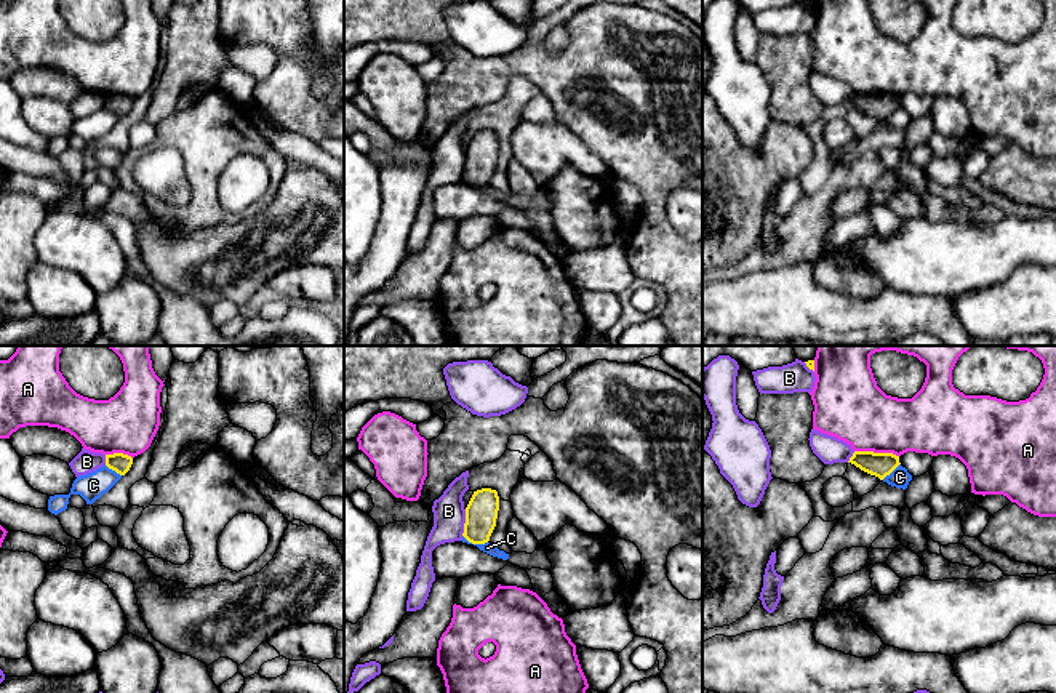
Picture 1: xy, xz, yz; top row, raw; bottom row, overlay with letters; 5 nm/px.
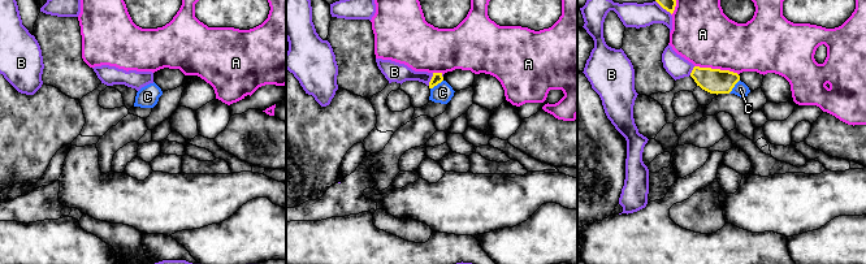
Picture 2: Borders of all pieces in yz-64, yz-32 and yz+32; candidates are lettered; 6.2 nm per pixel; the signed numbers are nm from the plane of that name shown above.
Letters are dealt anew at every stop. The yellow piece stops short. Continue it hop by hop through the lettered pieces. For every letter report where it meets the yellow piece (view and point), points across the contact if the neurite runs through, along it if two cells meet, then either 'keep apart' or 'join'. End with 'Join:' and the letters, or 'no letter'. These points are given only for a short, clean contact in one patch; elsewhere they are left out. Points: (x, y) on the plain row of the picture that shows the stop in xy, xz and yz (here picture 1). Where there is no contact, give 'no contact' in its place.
A: contact yz (877, 95); keep apart
B: contact xz (466, 164); keep apart
C: contact xz (476, 184); border xz (463, 176), (472, 184), (487, 184); keep apart
Join: no letter

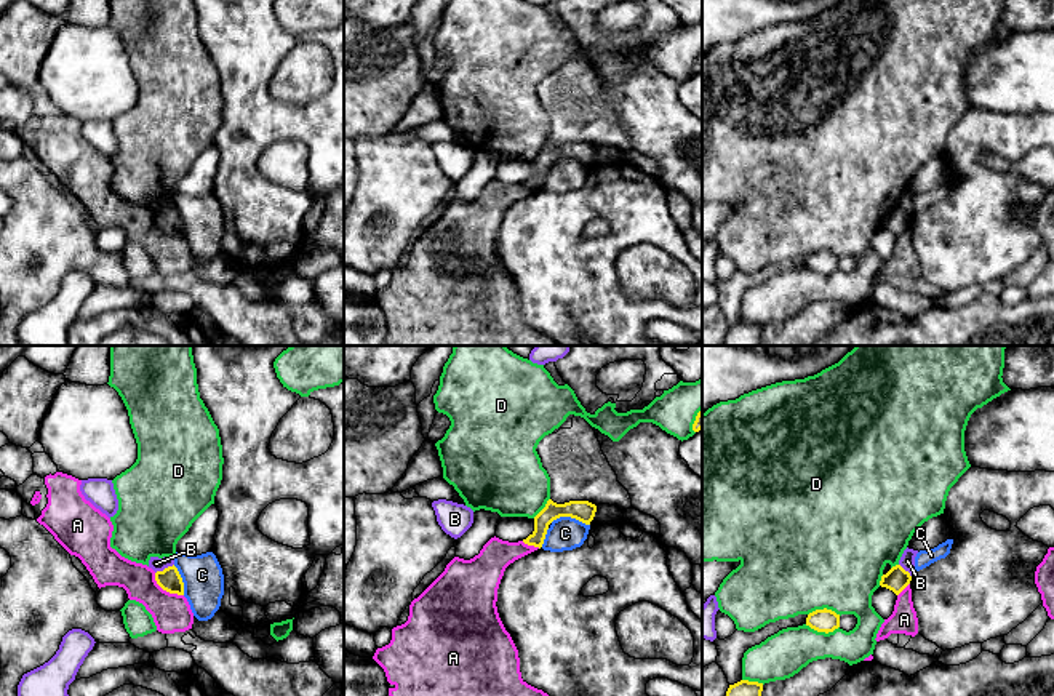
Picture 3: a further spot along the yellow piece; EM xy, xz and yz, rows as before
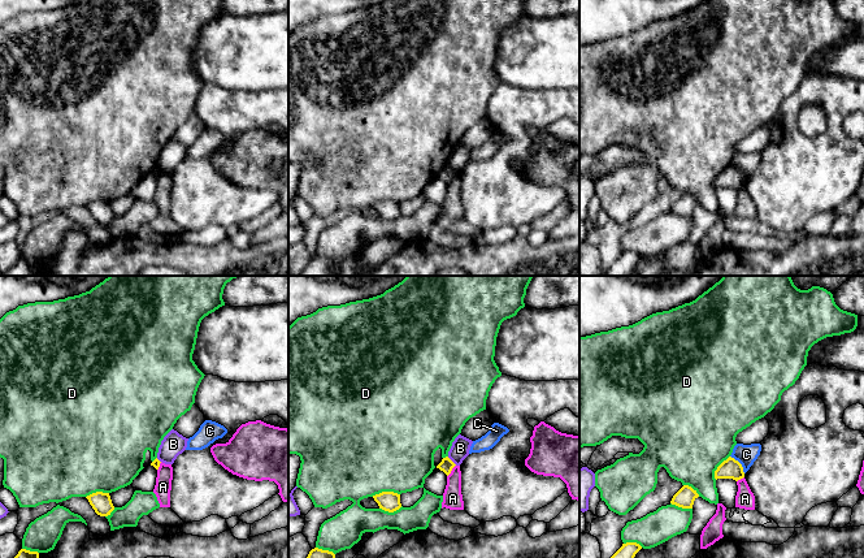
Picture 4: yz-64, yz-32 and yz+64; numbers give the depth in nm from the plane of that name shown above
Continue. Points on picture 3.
A: contact xy (165, 231); keep apart
B: contact xy (165, 210); border xy (173, 205), (155, 215); keep apart
C: contact xz (570, 157); keep apart
D: contact yz (822, 272); keep apart
Join: no letter

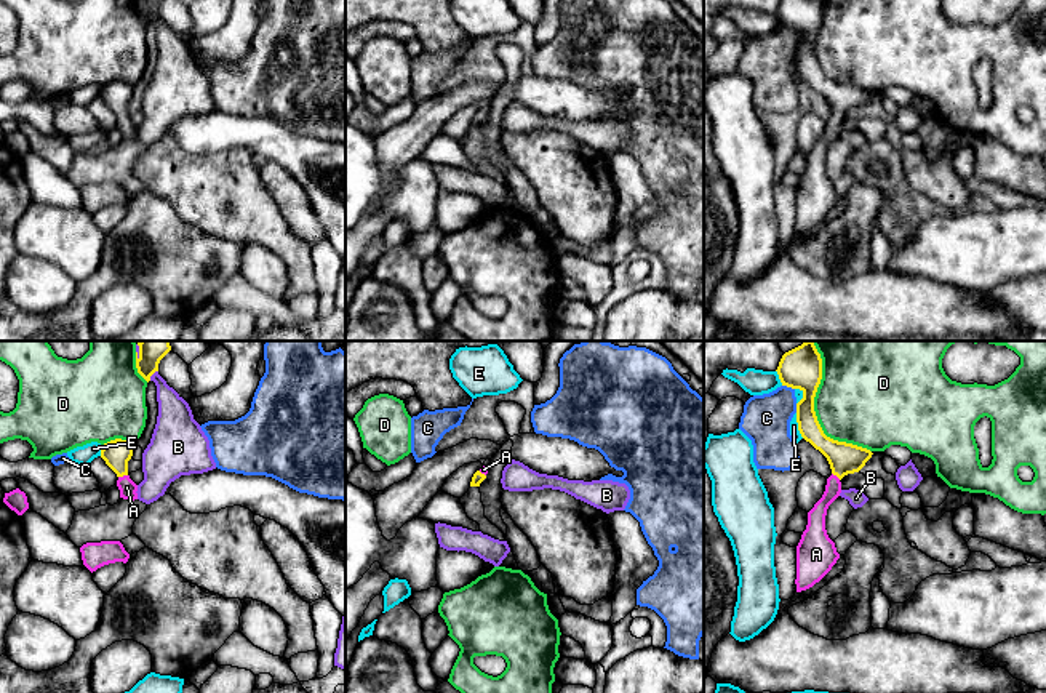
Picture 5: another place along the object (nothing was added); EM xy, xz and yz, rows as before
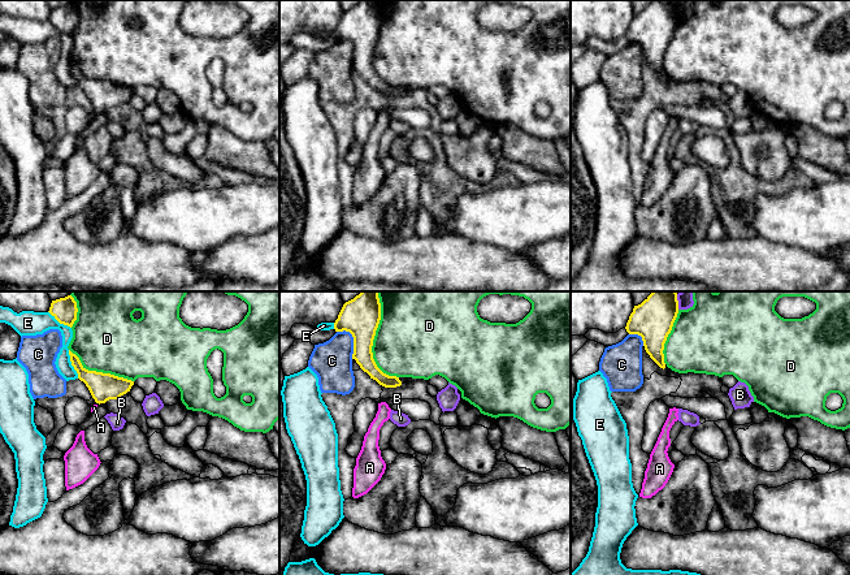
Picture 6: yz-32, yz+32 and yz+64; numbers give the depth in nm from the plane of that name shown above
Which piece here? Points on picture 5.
A: contact xy (122, 117); way xy (115, 95), (122, 117), (127, 128); join
B: contact xy (152, 15); keep apart
C: contact yz (789, 28); keep apart
D: contact yz (816, 61); keep apart
E: contact yz (798, 68); keep apart
Join: A

